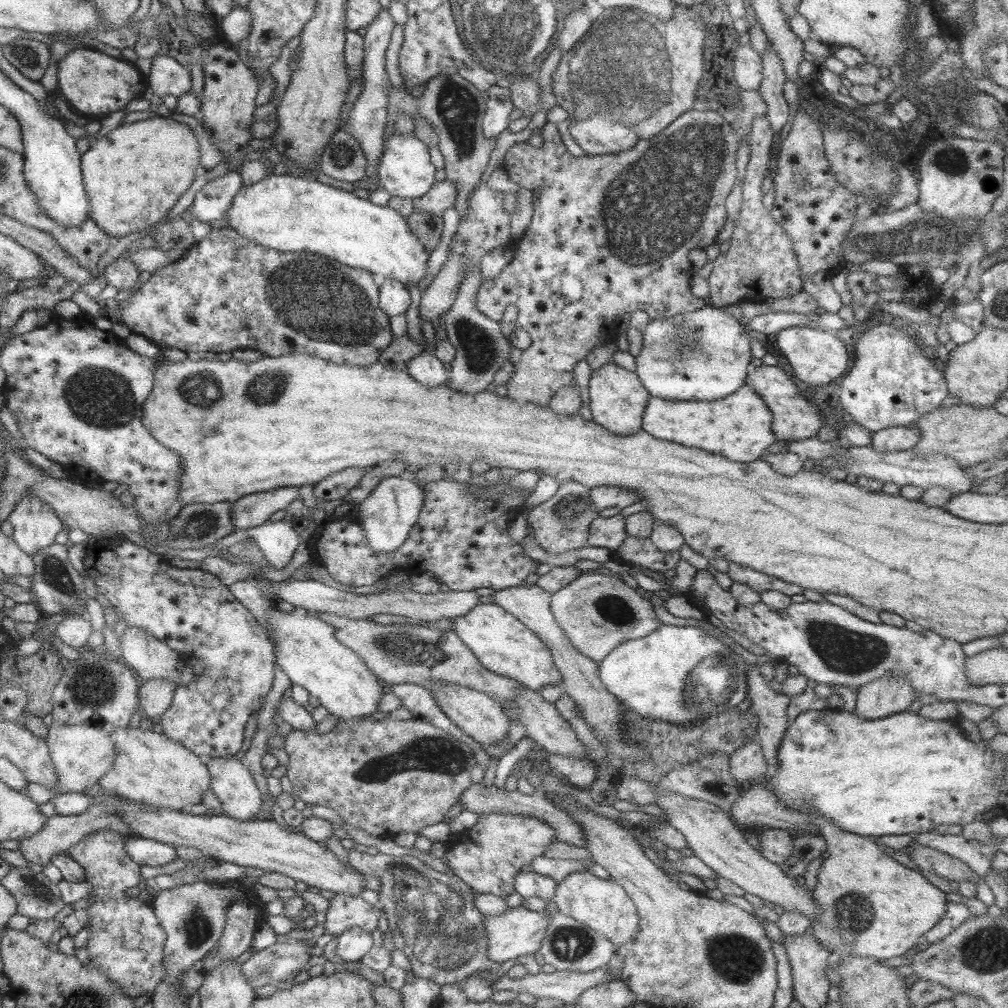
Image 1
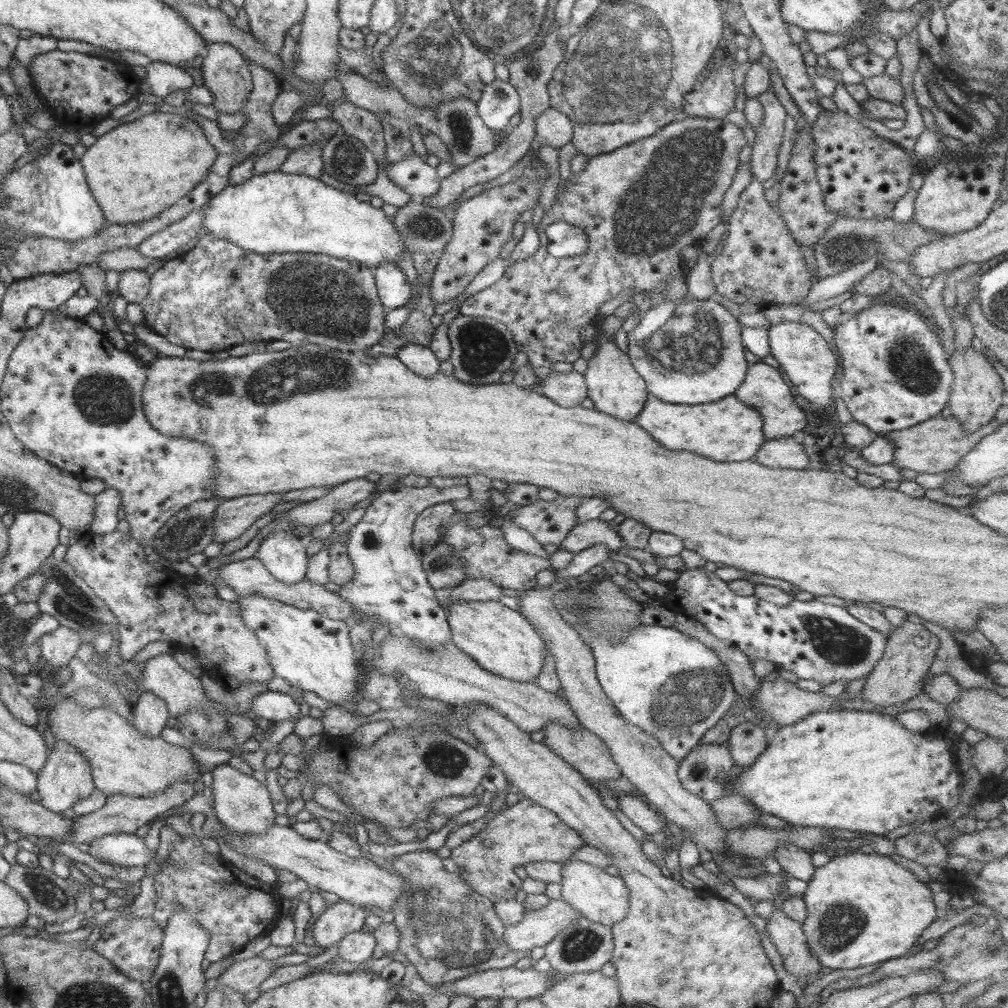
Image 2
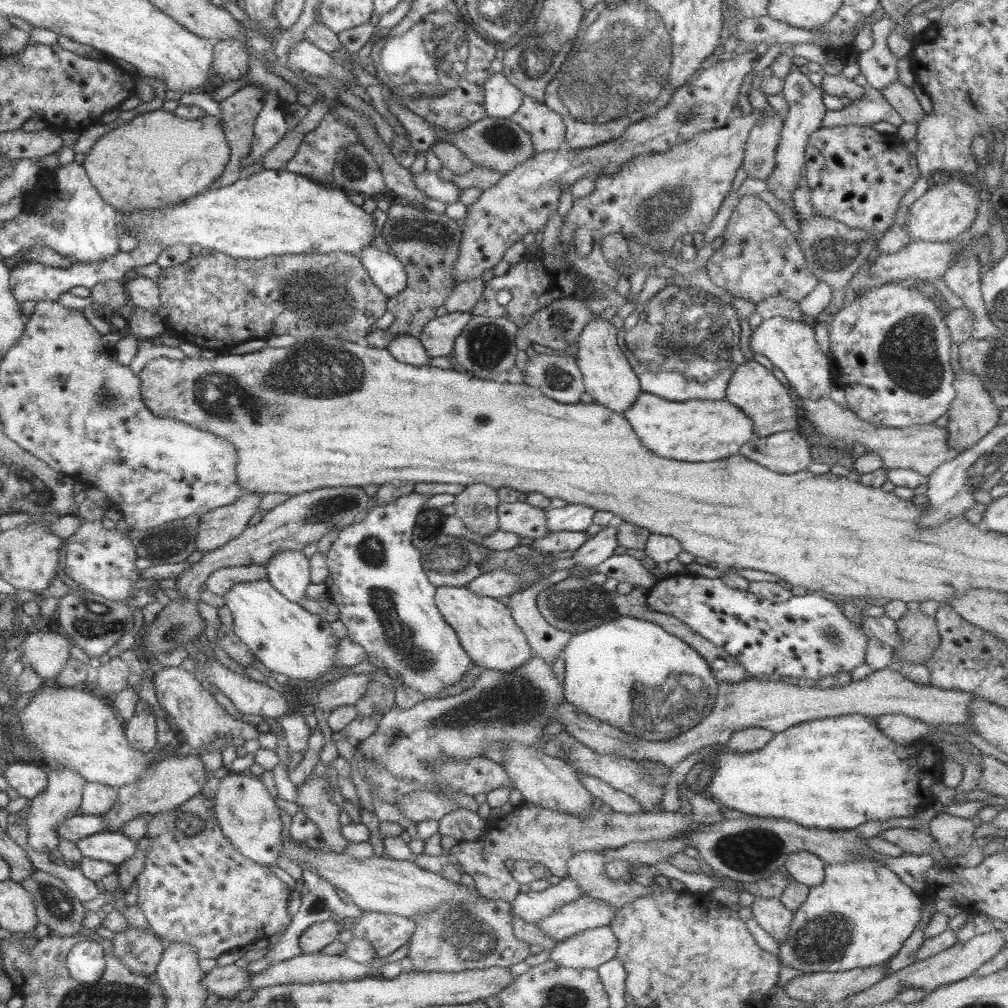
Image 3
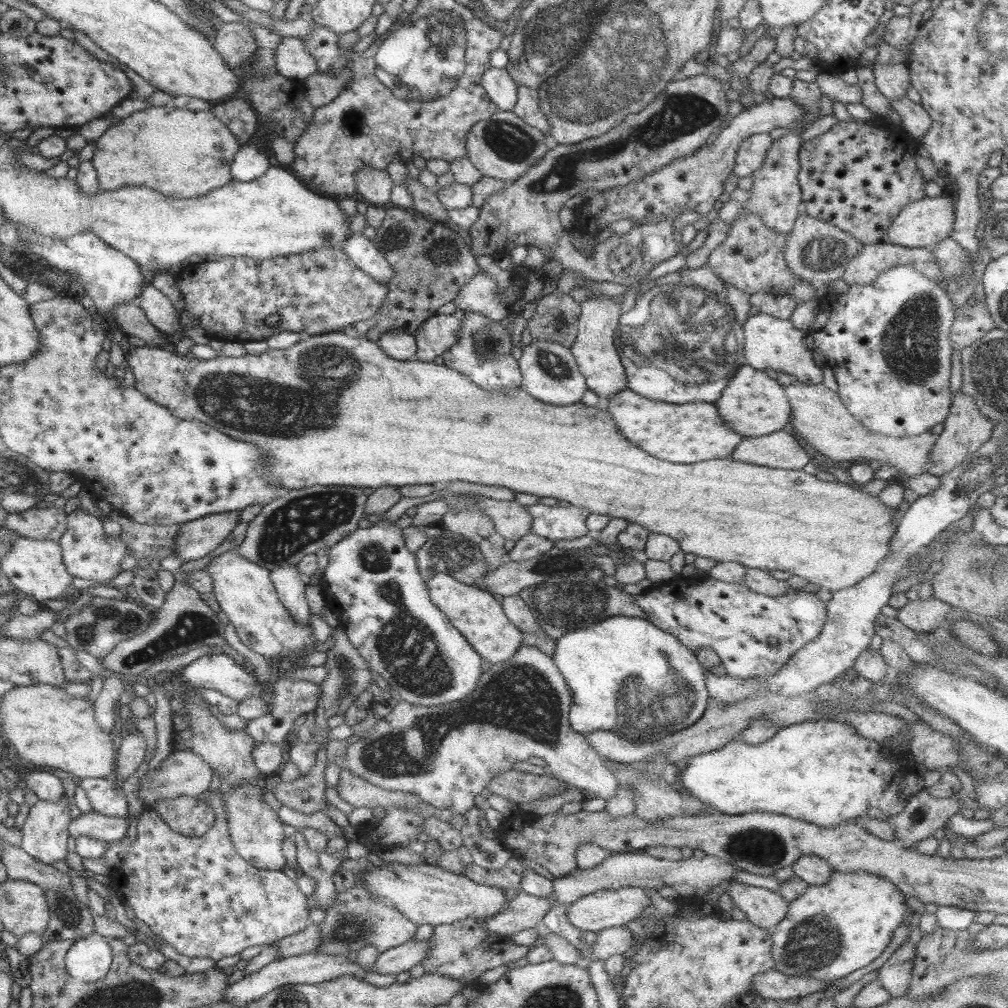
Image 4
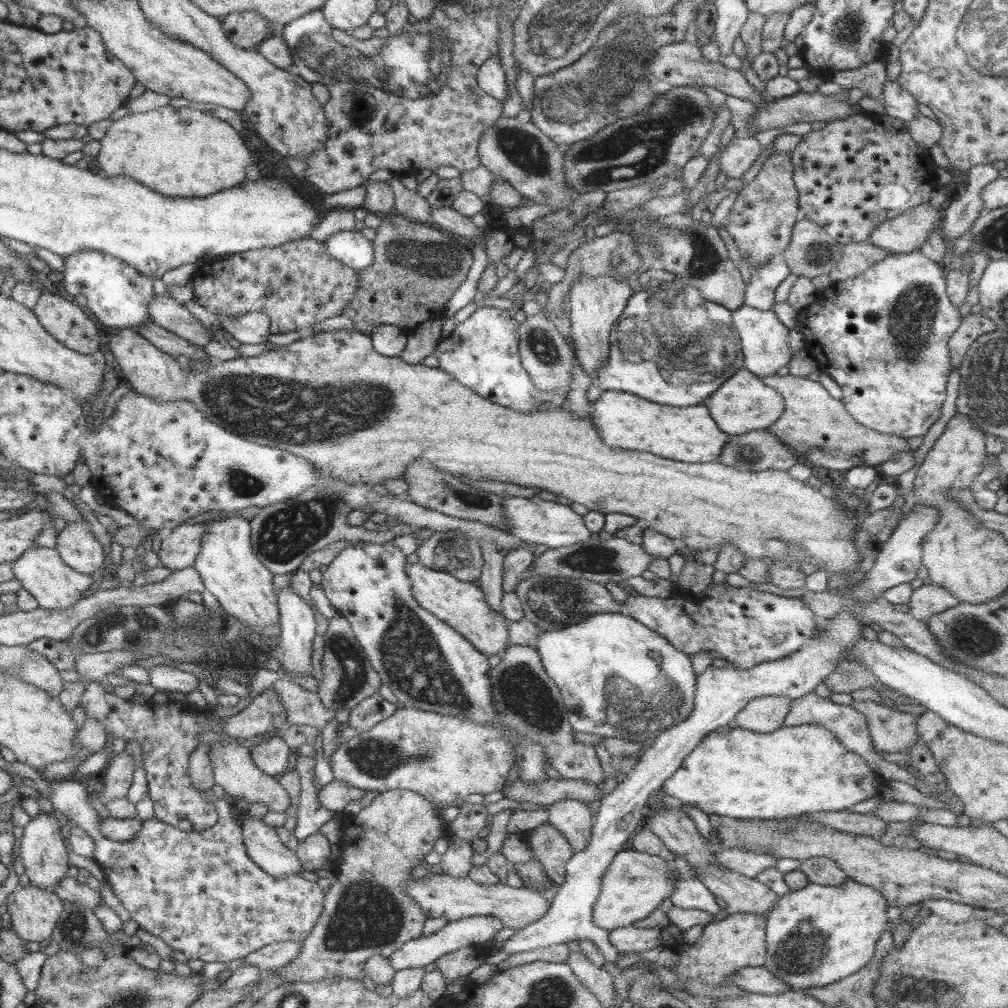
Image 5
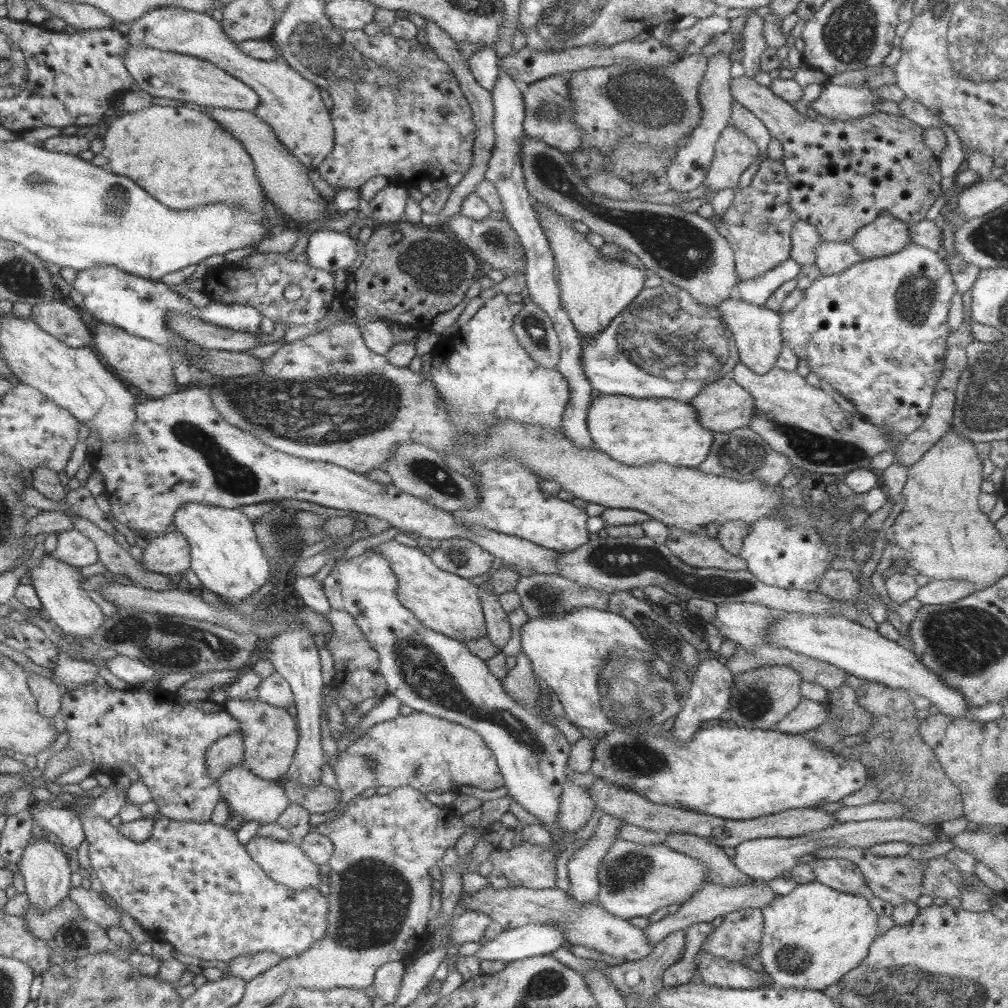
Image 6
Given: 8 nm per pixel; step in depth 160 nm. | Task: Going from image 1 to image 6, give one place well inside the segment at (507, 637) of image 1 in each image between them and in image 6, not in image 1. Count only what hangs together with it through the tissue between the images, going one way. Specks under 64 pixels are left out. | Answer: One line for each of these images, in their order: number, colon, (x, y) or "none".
2: (500, 640)
3: (484, 626)
4: (478, 615)
5: (462, 605)
6: (447, 603)

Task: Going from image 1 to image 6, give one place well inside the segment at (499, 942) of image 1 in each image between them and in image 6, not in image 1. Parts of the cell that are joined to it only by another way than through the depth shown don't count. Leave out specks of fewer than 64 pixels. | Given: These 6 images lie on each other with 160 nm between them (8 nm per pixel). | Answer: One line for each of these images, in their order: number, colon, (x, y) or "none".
2: (538, 927)
3: (585, 913)
4: (603, 909)
5: (636, 883)
6: (636, 879)

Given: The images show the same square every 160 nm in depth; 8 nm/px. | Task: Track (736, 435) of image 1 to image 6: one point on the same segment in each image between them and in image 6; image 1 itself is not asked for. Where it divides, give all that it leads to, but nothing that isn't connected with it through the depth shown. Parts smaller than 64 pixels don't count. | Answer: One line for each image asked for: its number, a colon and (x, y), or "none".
2: (727, 431)
3: (694, 431)
4: (692, 432)
5: (688, 434)
6: (631, 430)

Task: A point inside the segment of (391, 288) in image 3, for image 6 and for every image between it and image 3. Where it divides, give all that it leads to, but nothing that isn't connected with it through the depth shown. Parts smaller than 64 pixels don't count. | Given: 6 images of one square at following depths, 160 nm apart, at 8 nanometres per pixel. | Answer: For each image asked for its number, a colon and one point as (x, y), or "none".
4: (361, 250)
5: (351, 248)
6: (330, 250)

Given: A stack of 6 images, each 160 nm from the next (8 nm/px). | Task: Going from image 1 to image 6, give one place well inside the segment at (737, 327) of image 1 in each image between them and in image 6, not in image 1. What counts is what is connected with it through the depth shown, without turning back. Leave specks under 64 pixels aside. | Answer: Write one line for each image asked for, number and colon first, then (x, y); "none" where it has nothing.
2: (688, 352)
3: (683, 336)
4: (691, 346)
5: (663, 357)
6: (671, 347)

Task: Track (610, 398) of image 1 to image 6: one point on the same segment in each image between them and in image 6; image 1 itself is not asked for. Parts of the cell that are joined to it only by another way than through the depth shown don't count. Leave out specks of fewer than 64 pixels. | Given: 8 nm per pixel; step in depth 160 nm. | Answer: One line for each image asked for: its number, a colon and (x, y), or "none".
2: (615, 388)
3: (608, 378)
4: (599, 363)
5: (595, 305)
6: (594, 289)

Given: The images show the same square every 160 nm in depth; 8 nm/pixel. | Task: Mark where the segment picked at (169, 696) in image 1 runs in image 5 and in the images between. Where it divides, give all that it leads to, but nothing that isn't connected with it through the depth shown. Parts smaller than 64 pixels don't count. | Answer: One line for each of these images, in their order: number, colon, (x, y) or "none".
2: (150, 713)
3: (140, 730)
4: (131, 750)
5: (118, 777)

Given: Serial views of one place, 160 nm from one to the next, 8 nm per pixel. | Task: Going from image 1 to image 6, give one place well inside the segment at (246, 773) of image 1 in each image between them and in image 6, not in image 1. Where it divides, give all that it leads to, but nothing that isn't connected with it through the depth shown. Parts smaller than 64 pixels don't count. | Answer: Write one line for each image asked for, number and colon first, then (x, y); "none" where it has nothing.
2: (242, 803)
3: (247, 814)
4: (257, 834)
5: (265, 848)
6: (283, 862)

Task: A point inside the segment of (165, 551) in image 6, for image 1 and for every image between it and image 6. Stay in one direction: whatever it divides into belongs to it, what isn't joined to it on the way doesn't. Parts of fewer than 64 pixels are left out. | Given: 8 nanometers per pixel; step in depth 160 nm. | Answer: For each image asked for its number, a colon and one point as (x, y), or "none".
1: (251, 510)
2: (233, 517)
3: (218, 526)
4: (197, 538)
5: (179, 551)

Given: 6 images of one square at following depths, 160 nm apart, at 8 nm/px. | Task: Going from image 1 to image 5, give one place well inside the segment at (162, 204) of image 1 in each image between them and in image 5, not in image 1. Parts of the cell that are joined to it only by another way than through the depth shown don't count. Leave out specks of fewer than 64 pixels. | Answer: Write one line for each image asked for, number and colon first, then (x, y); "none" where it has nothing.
2: (138, 169)
3: (156, 159)
4: (183, 154)
5: (183, 151)

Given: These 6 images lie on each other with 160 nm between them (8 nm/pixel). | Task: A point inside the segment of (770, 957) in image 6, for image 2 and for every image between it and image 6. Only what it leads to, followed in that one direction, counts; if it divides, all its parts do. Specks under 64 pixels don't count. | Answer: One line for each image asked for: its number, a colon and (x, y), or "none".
2: (862, 908)
3: (861, 915)
4: (831, 930)
5: (817, 935)

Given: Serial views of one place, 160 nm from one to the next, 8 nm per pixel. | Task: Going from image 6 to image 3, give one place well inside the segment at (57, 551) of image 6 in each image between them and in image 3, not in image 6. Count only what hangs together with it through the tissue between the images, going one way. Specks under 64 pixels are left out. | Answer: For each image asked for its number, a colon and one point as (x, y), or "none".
3: (102, 561)
4: (88, 552)
5: (79, 549)

